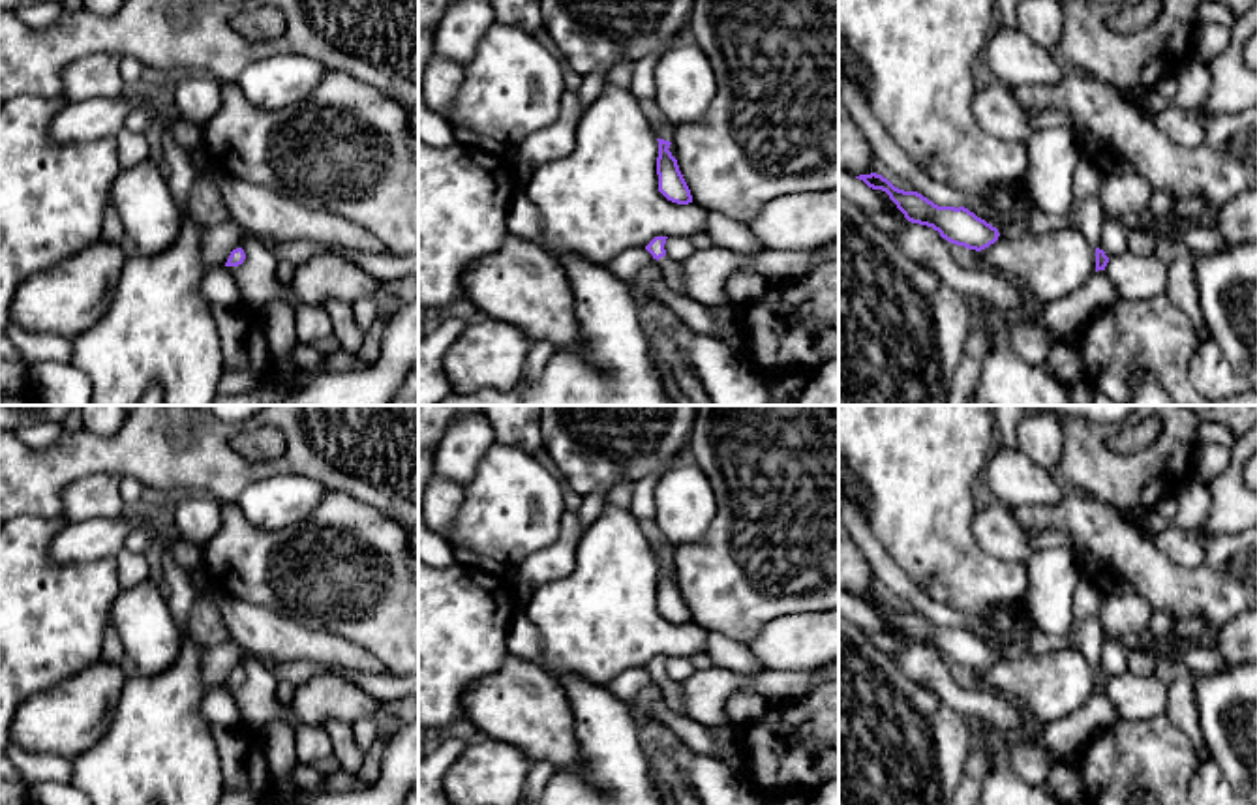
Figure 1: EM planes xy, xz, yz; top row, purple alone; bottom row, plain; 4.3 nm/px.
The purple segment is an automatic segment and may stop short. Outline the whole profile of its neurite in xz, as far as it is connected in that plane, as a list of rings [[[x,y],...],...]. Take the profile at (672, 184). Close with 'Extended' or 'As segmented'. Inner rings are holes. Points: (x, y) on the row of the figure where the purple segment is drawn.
[[[659,141],[657,175],[659,191],[672,203],[689,205],[692,203],[690,190],[679,171],[677,159],[672,156],[670,141]]]. As segmented

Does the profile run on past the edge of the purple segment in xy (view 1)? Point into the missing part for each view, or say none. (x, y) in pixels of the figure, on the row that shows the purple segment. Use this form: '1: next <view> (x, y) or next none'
1: next none

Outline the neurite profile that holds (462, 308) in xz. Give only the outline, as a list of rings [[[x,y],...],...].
[[[460,298],[460,300],[452,302],[450,306],[437,308],[437,310],[430,310],[430,308],[418,306],[418,325],[424,323],[424,321],[443,323],[447,319],[462,319],[465,323],[471,323],[478,315],[480,313],[478,313],[477,306],[471,304],[465,298]]]

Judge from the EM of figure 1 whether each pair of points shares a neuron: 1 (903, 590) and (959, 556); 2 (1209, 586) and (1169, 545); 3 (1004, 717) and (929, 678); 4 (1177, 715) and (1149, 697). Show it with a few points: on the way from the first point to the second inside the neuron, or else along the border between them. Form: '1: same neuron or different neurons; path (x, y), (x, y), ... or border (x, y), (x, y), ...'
1: different neurons; border (886, 548), (893, 561), (925, 593), (952, 607)
2: different neurons; border (1154, 543), (1190, 567), (1205, 558)
3: same neuron; path (985, 702), (961, 700), (948, 689)
4: different neurons; border (1167, 687), (1167, 708), (1164, 712)

